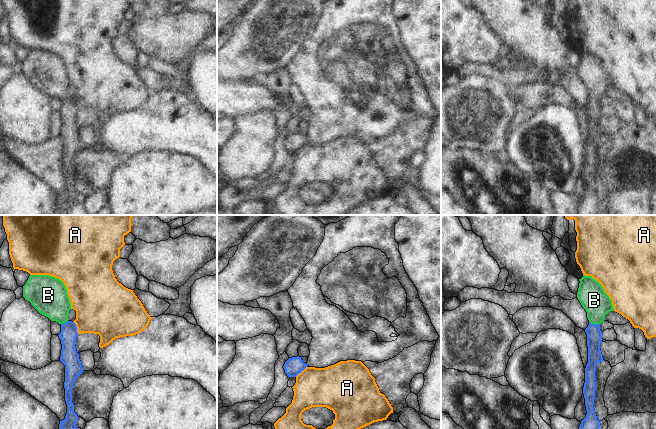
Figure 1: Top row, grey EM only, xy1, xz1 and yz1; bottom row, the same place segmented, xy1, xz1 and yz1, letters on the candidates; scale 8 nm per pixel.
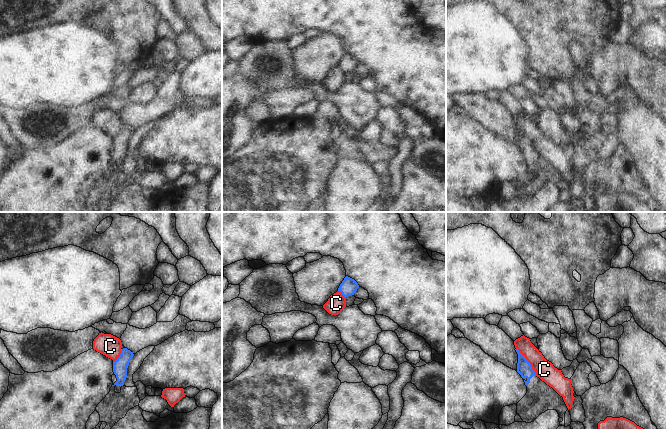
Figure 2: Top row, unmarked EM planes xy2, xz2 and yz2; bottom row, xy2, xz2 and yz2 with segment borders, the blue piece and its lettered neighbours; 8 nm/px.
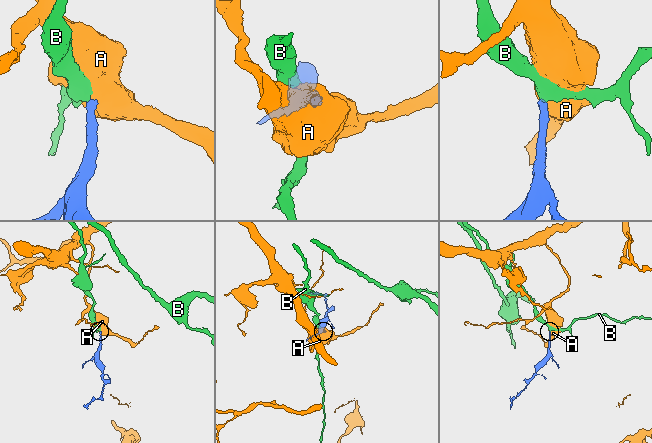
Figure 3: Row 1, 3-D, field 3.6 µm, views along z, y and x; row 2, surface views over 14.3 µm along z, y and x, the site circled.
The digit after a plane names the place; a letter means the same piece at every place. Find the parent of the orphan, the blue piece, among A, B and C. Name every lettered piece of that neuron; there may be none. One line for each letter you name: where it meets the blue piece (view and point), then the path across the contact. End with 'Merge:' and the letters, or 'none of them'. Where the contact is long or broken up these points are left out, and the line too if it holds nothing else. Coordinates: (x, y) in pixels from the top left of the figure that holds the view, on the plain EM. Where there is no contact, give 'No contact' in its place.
B: Touches blue at yz1 (593, 100). Path across: yz1 (594, 111), (593, 100), (594, 76)
Merge: B.

